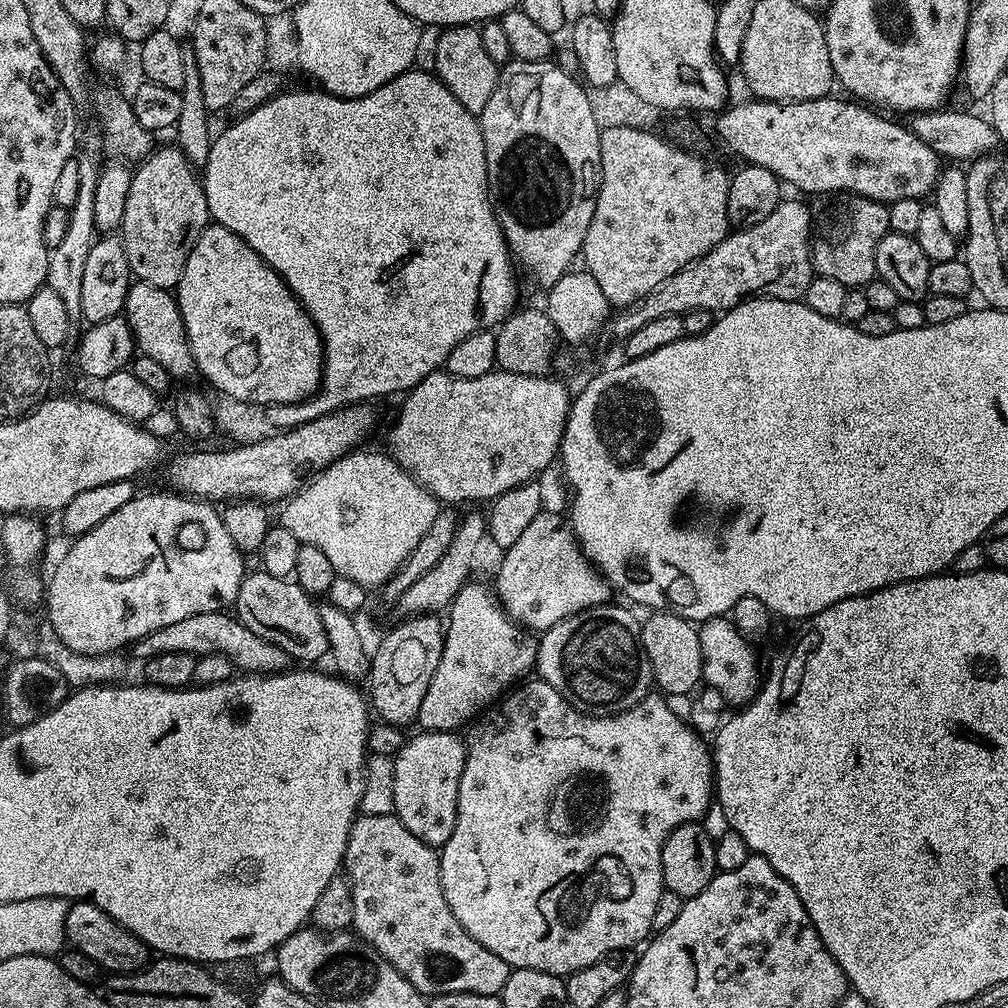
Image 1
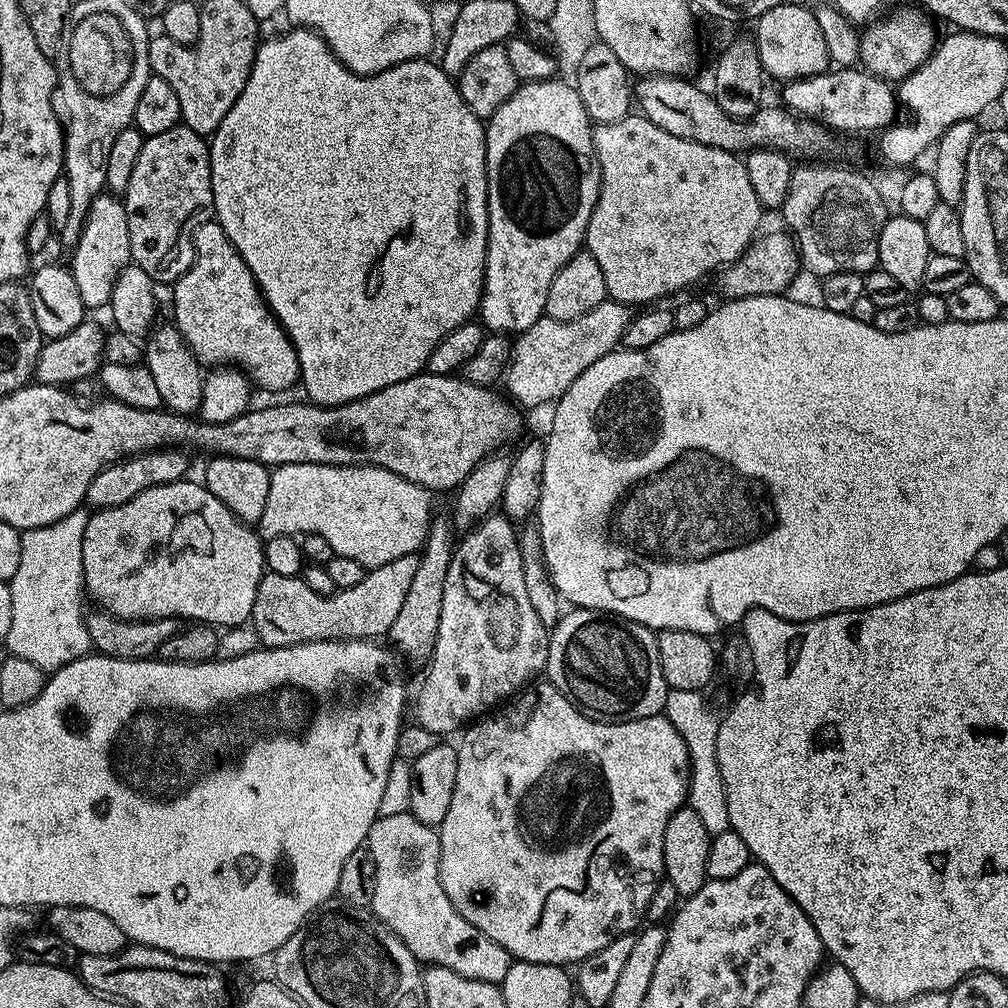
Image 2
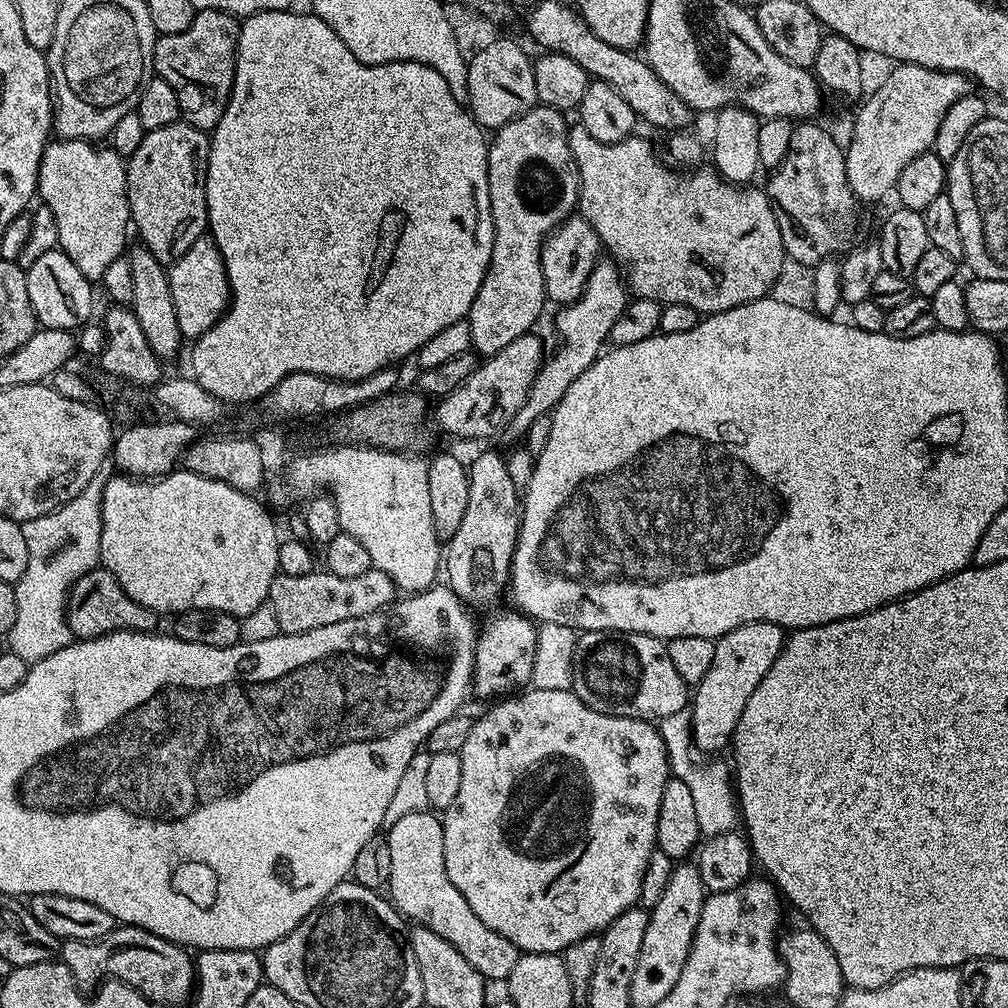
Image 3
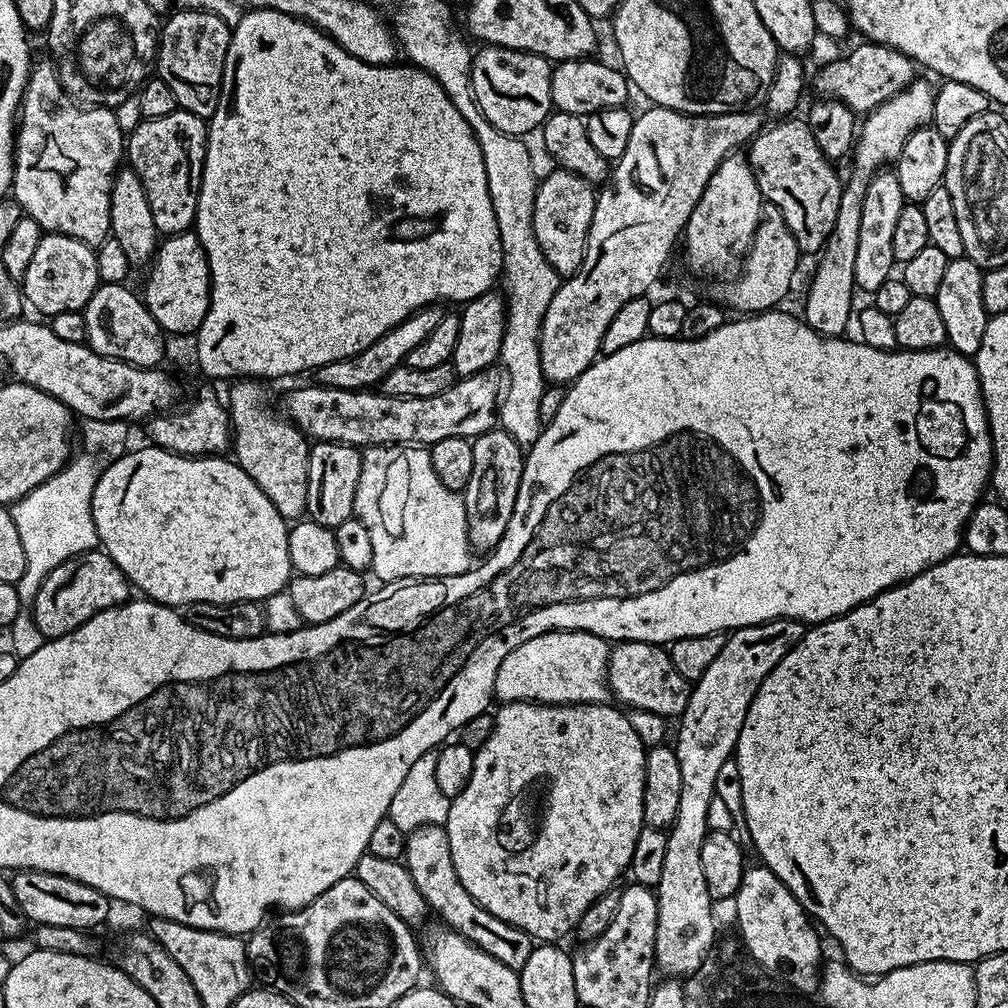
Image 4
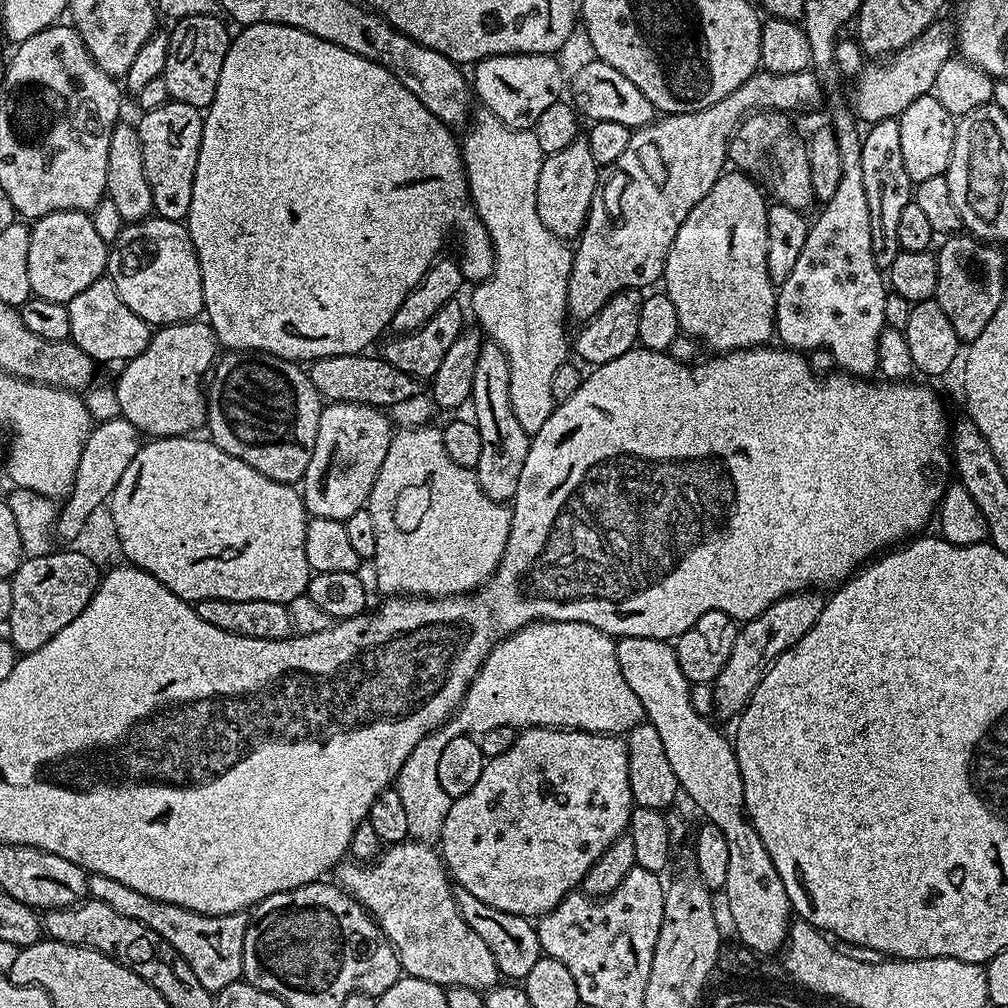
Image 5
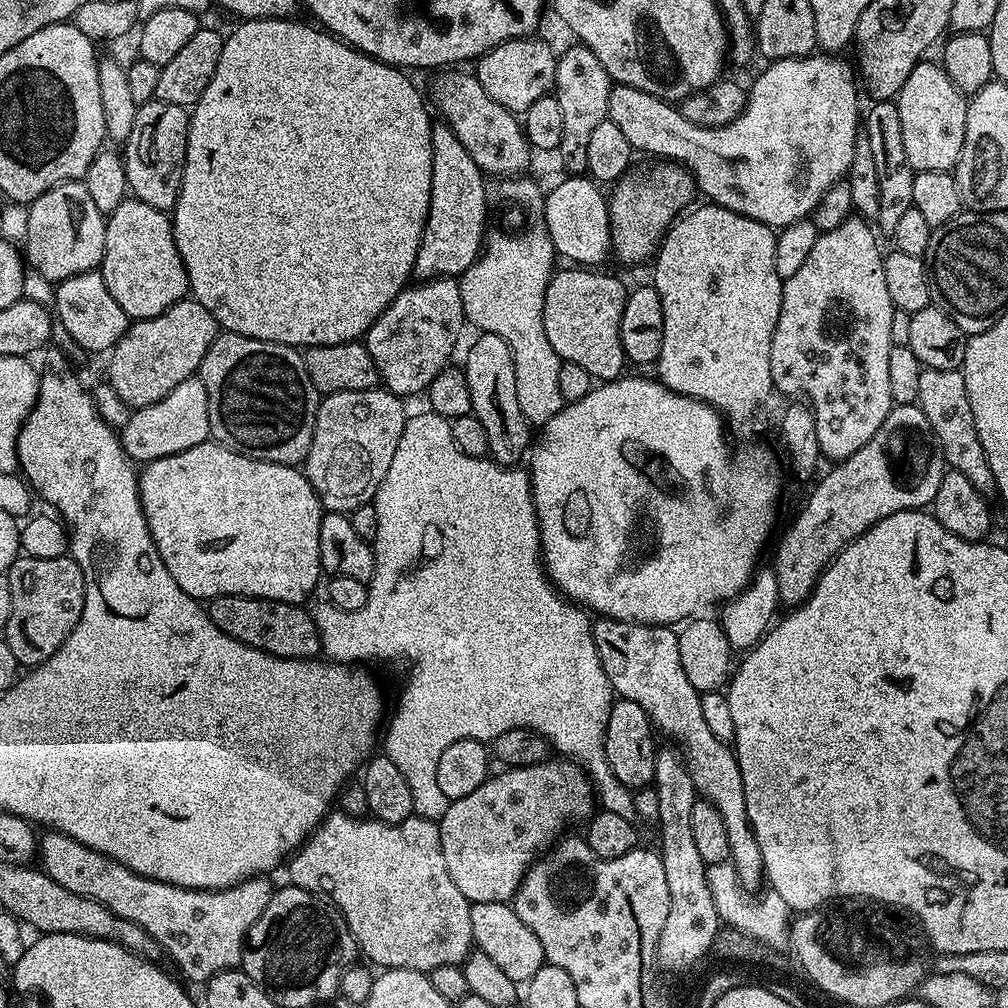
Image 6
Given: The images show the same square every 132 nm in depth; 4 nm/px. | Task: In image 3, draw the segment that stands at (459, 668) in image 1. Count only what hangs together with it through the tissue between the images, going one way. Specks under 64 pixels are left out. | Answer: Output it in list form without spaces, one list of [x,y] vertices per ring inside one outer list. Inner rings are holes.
[[[484,452],[469,465],[468,505],[458,526],[458,530],[446,544],[447,587],[469,606],[488,604],[500,596],[500,591],[507,589],[512,575],[512,559],[516,549],[516,539],[520,533],[520,494],[510,479],[505,457],[496,452]],[[507,611],[494,613],[485,624],[483,621],[479,629],[472,671],[472,692],[475,695],[504,698],[523,689],[531,681],[536,653],[537,625],[522,612]]]

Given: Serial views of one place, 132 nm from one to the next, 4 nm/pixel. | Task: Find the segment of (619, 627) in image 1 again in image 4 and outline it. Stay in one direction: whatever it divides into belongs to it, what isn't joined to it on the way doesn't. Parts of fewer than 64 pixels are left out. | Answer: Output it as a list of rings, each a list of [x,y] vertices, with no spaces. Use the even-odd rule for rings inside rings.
[[[625,640],[609,651],[608,691],[621,700],[619,703],[625,709],[678,718],[686,710],[692,684],[674,670],[674,662],[670,662],[667,651],[661,645]]]

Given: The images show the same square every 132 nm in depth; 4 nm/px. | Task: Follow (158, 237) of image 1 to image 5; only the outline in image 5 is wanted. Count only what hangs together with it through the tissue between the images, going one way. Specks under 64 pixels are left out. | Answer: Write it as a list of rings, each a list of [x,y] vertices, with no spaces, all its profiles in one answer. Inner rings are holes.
[[[169,102],[158,110],[143,113],[139,118],[142,166],[146,166],[146,182],[150,182],[152,211],[167,220],[183,221],[188,215],[190,198],[194,194],[194,174],[204,129],[201,109]]]

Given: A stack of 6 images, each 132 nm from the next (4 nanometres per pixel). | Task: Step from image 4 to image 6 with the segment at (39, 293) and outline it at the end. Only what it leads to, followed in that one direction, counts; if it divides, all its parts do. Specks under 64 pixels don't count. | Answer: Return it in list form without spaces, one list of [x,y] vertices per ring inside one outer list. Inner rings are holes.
[[[79,180],[46,190],[27,205],[28,221],[22,252],[31,271],[42,278],[59,282],[83,272],[99,269],[106,246],[106,216],[94,206],[88,185]]]

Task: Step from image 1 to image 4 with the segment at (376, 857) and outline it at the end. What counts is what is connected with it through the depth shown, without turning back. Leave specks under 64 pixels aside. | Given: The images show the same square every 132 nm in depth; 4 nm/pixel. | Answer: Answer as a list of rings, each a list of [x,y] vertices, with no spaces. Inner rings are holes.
[[[441,825],[422,826],[418,830],[407,833],[402,863],[408,869],[410,878],[414,878],[414,886],[418,886],[422,898],[426,898],[429,909],[433,913],[436,911],[448,923],[445,925],[451,931],[462,934],[462,938],[466,938],[471,944],[484,950],[486,954],[498,958],[498,962],[506,962],[506,966],[517,970],[526,966],[526,958],[530,958],[534,947],[532,937],[526,934],[526,930],[518,930],[518,926],[510,926],[510,922],[502,922],[502,918],[494,918],[494,914],[490,914],[490,910],[478,906],[478,902],[474,902],[474,898],[470,898],[470,894],[466,894],[466,886],[462,886],[462,882],[458,882],[458,870],[454,870],[454,858],[450,858],[447,831]]]

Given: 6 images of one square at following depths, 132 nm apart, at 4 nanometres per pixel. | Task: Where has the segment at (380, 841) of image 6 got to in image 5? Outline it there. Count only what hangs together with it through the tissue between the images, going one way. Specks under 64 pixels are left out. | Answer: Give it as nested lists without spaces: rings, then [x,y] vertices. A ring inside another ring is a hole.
[[[411,838],[401,844],[389,844],[372,863],[341,863],[335,869],[334,880],[380,925],[384,937],[396,947],[400,967],[407,975],[441,986],[470,986],[479,992],[496,987],[501,974],[494,962],[494,954],[490,954],[486,942],[482,942],[482,938],[478,938],[478,934],[466,926],[466,918],[462,918],[456,905],[450,873],[439,851],[432,844],[422,844]]]

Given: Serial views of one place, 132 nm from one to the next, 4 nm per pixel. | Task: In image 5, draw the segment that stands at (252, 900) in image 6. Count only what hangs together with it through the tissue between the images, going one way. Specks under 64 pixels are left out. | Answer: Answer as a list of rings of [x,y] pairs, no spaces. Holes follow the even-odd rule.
[[[95,874],[88,877],[88,896],[98,902],[106,902],[106,906],[118,910],[118,914],[126,914],[126,918],[134,918],[162,934],[162,938],[166,938],[166,942],[186,958],[186,966],[194,970],[198,982],[202,982],[208,992],[218,993],[243,977],[244,939],[249,922],[243,911],[221,916],[198,914],[170,902],[146,898],[146,894],[138,894],[138,890],[130,890],[130,886],[122,886],[122,882],[114,882],[114,878]]]

